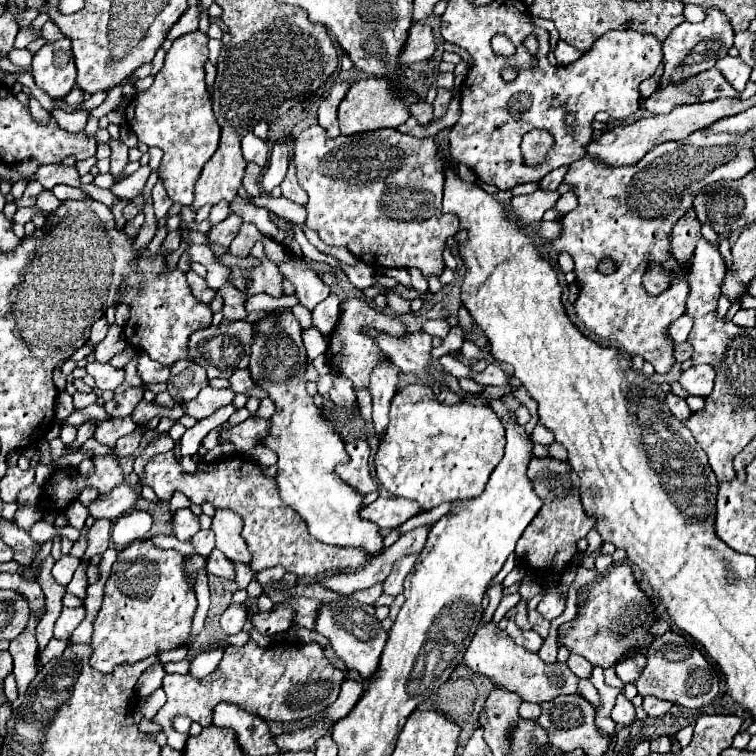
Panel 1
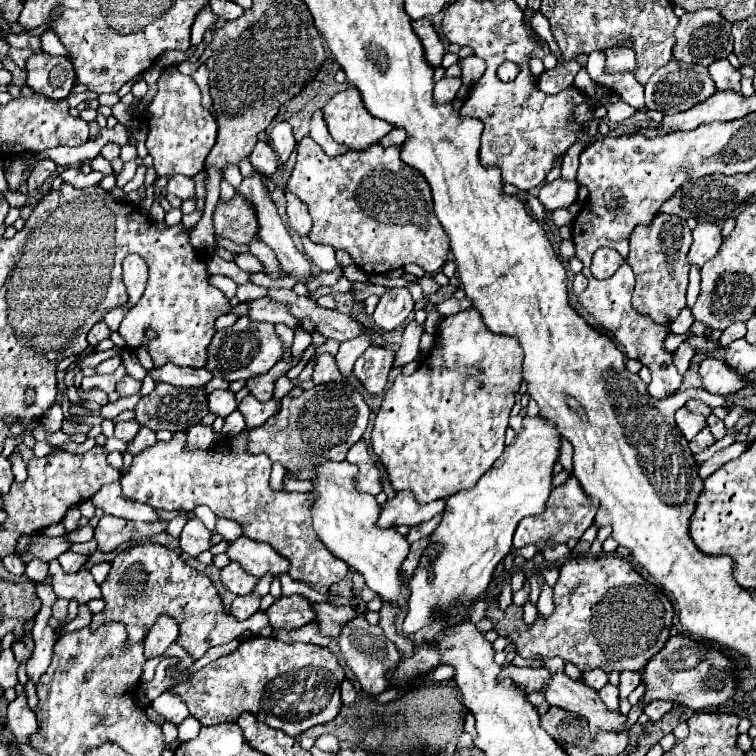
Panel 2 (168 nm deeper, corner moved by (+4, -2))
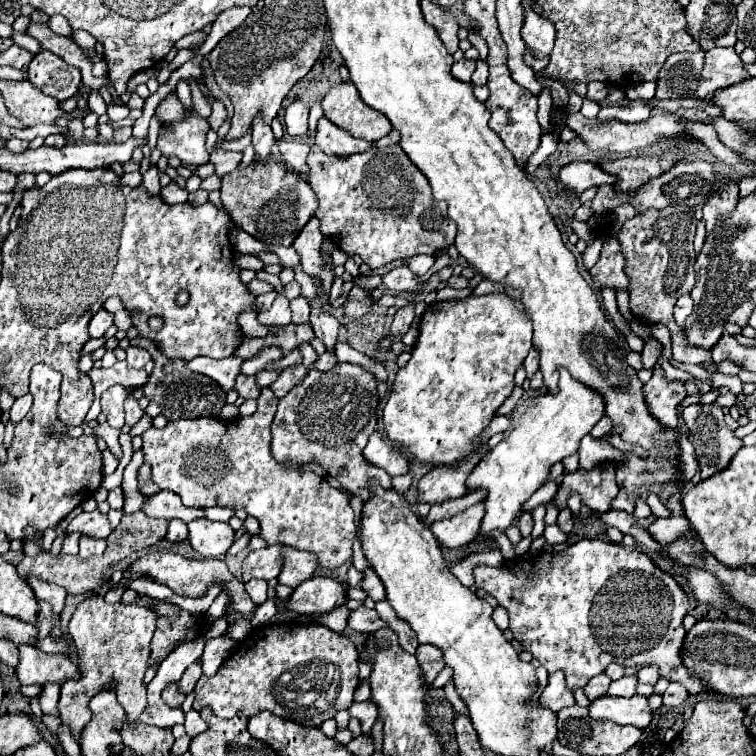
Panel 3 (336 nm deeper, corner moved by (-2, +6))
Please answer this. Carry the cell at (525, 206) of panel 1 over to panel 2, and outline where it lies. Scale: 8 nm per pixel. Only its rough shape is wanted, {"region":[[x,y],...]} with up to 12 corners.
{"region":[[558,178],[542,186],[546,212],[568,208],[580,182]]}

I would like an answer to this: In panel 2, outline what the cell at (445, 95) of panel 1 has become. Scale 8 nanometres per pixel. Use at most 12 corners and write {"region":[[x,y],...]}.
{"region":[[442,78],[434,88],[436,102],[452,102],[462,78]]}

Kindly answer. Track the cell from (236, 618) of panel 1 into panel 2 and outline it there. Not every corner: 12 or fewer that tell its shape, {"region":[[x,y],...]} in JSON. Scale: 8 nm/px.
{"region":[[238,596],[230,612],[246,620],[260,608],[262,596]]}

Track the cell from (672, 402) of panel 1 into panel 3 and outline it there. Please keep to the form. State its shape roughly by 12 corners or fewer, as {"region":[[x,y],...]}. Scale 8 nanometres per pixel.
{"region":[[690,404],[690,430],[702,478],[720,472],[742,440],[718,404]]}

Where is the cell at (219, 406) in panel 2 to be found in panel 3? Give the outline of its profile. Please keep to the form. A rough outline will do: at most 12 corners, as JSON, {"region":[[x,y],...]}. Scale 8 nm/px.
{"region":[[238,376],[234,390],[240,398],[256,398],[260,386],[254,376]]}

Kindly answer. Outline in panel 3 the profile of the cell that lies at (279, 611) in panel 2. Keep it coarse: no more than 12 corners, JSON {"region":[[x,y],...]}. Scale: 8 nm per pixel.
{"region":[[328,576],[296,586],[288,610],[312,616],[346,602],[346,586]]}

